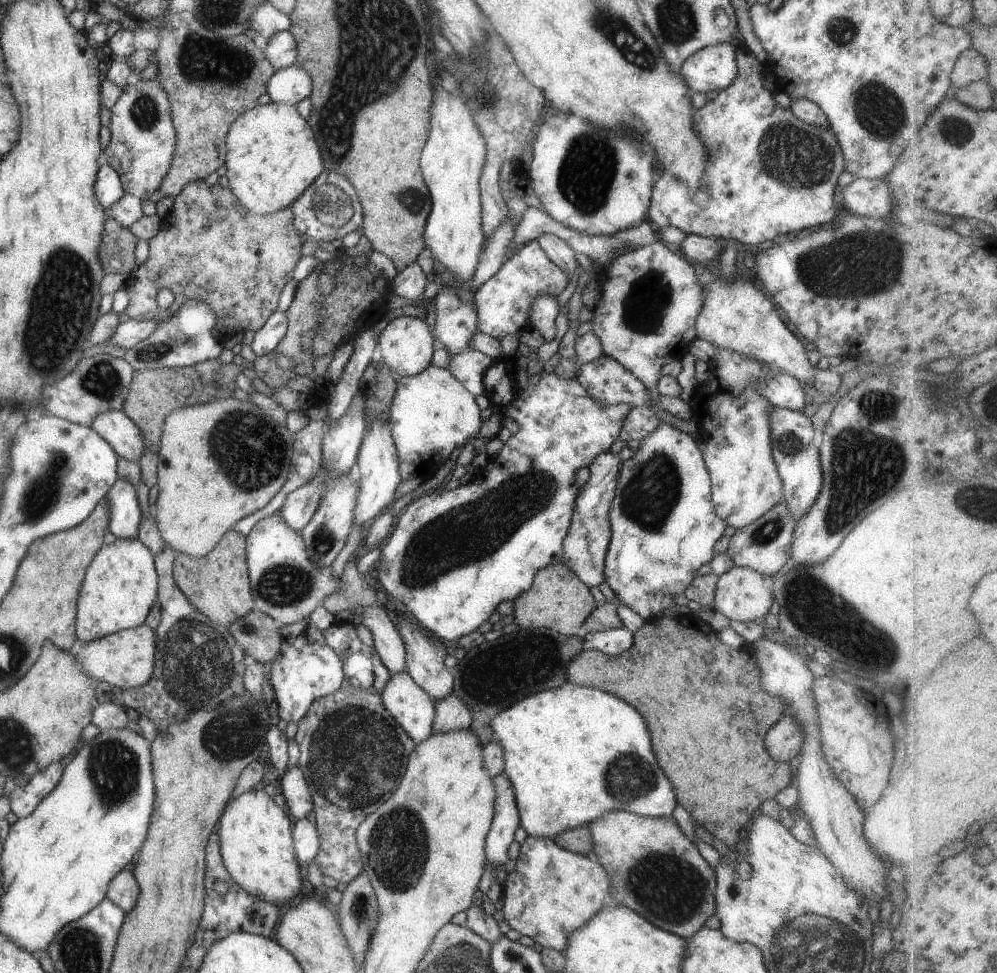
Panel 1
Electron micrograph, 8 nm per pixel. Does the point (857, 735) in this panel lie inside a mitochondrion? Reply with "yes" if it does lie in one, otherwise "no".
no

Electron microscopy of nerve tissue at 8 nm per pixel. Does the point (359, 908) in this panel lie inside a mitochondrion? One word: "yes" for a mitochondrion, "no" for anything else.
yes

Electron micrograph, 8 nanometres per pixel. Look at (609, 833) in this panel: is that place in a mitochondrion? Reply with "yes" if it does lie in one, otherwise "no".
no

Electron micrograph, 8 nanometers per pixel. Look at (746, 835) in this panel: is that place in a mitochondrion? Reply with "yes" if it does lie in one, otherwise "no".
no

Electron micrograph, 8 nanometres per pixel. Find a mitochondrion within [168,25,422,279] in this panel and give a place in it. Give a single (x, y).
(333, 205)

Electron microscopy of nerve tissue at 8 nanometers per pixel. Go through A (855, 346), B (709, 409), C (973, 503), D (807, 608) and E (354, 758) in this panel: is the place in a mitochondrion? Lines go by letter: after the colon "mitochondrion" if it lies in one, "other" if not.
A: other
B: other
C: mitochondrion
D: mitochondrion
E: mitochondrion

